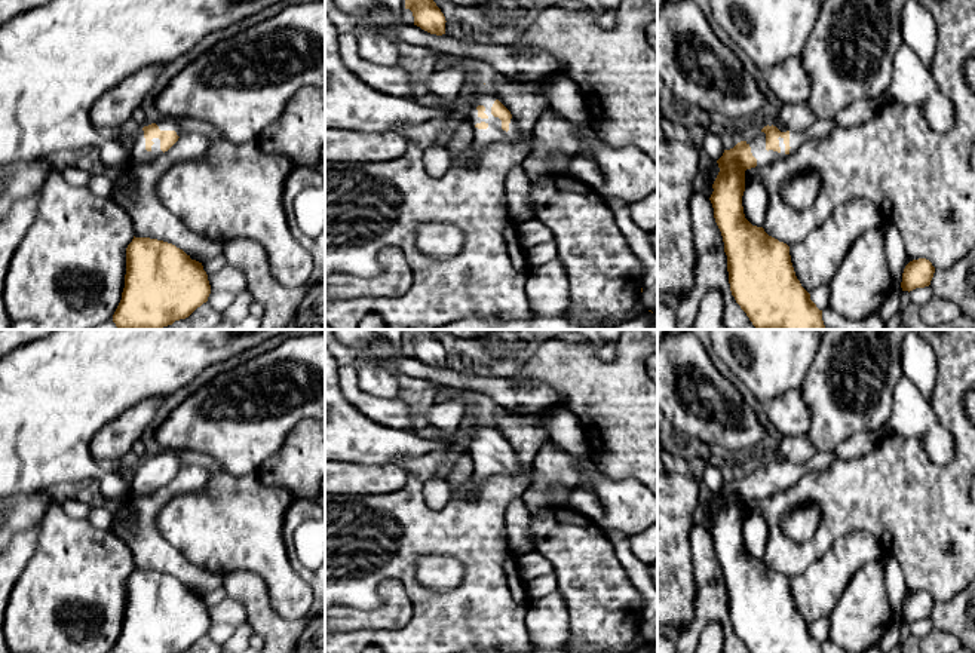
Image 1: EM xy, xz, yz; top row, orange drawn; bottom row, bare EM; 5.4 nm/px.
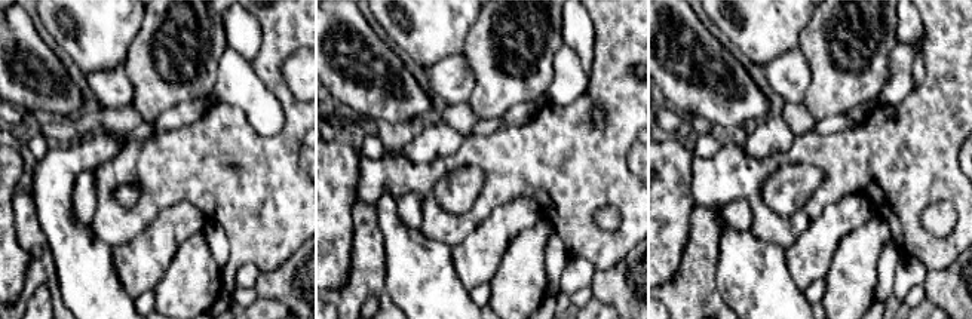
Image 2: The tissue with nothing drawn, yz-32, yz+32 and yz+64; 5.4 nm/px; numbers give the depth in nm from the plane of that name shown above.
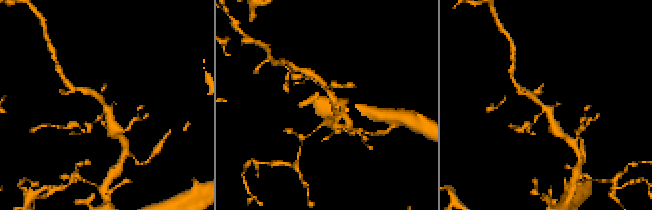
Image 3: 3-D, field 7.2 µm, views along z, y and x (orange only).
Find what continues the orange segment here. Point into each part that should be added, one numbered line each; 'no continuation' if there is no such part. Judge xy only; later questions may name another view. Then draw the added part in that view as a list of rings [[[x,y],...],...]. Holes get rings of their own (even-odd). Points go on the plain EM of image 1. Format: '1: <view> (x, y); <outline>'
1: xy (138, 486); [[[142,460],[139,462],[139,465],[137,466],[137,469],[134,470],[134,479],[131,484],[131,491],[134,494],[150,494],[156,490],[159,490],[163,484],[160,482],[160,472],[159,470],[153,470],[151,472],[154,476],[151,478],[151,482],[147,484],[145,482],[145,470],[144,470],[144,463]]]

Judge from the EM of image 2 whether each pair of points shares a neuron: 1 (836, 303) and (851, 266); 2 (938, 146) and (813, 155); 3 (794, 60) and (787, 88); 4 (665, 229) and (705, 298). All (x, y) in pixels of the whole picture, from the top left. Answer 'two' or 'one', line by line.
1: one
2: one
3: one
4: two

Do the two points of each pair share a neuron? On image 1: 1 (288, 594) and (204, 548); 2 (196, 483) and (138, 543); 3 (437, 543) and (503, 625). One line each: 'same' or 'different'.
1: same
2: same
3: same

